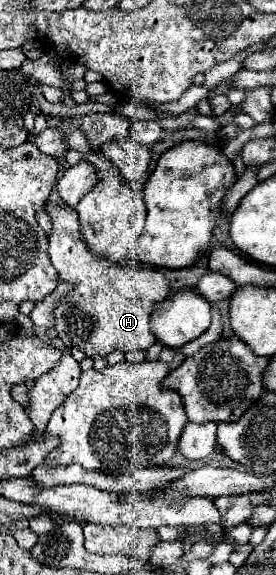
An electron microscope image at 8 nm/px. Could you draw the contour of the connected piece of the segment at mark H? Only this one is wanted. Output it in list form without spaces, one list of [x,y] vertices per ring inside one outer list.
[[[46,204],[46,212],[52,220],[48,256],[60,280],[66,280],[66,284],[72,286],[72,290],[62,296],[54,308],[54,328],[64,344],[80,348],[90,358],[106,356],[112,350],[130,352],[150,348],[156,340],[150,330],[150,314],[158,302],[168,298],[168,280],[156,268],[114,264],[104,256],[90,252],[88,244],[80,238],[82,234],[76,210]]]

